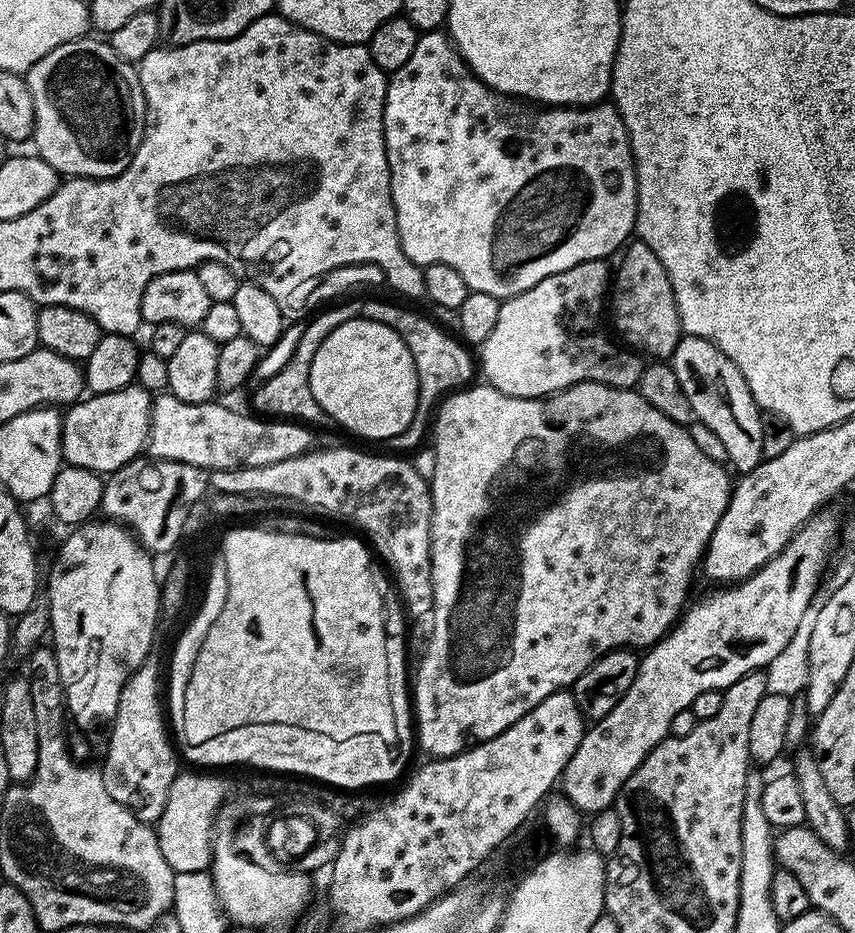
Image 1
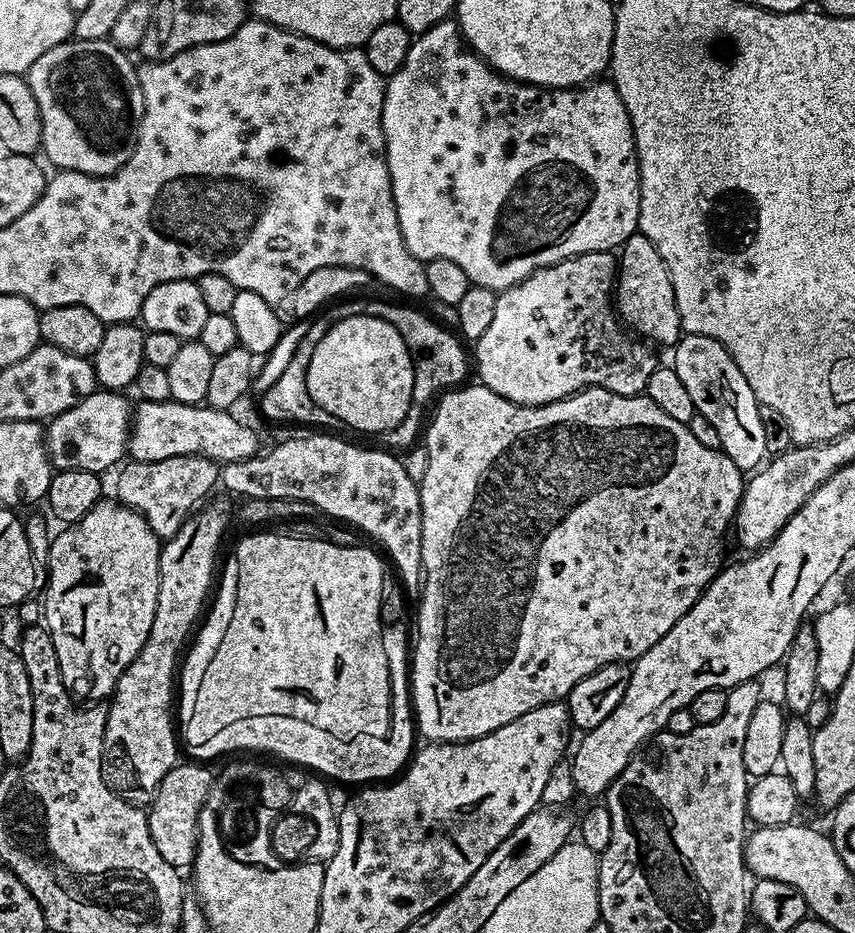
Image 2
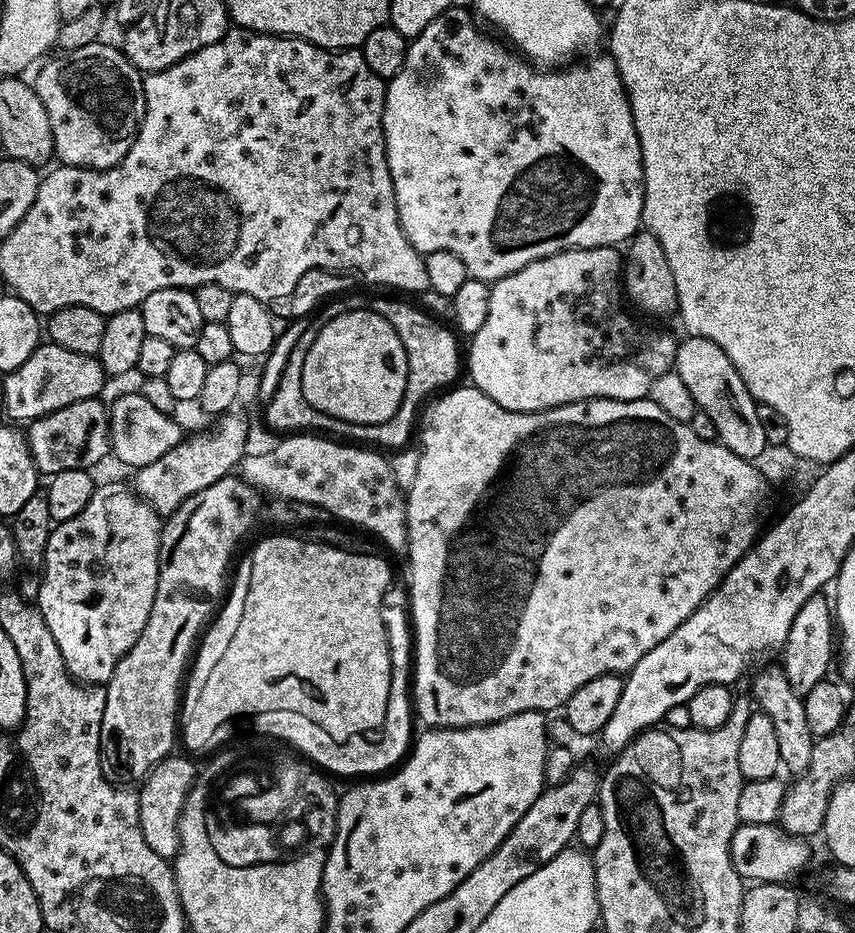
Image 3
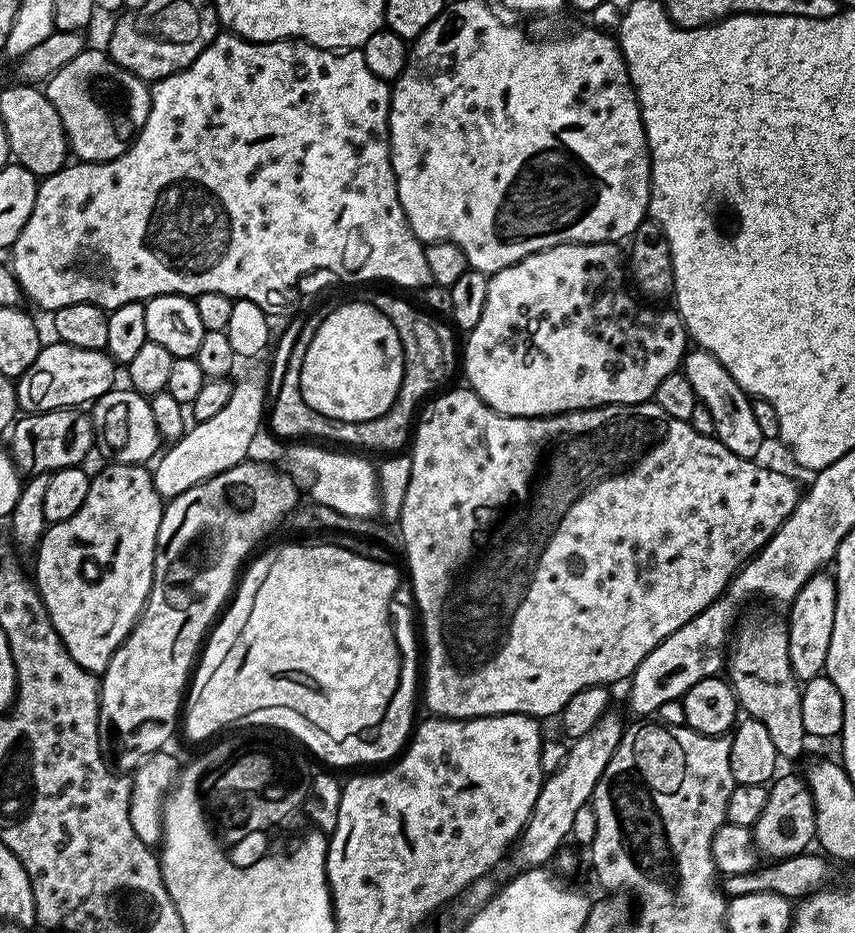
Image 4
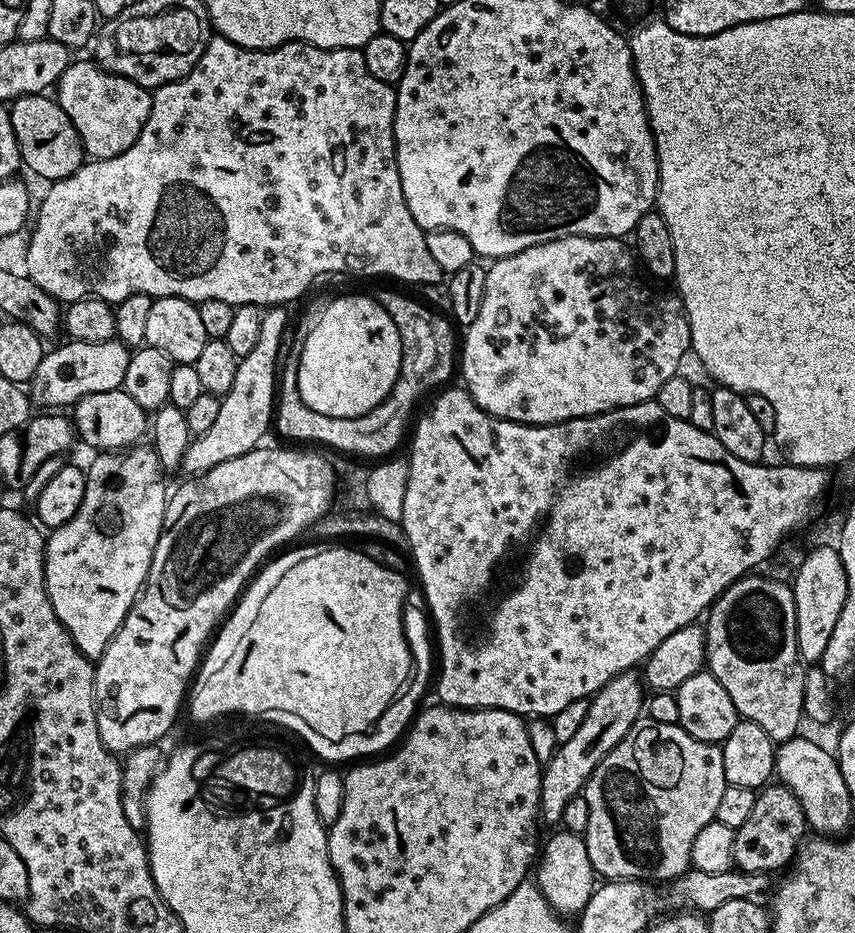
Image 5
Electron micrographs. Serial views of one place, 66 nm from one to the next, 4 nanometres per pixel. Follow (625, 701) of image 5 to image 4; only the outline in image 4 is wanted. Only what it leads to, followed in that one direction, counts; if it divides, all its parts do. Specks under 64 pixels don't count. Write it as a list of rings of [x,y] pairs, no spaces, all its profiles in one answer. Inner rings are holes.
[[[615,710],[605,712],[585,736],[571,741],[562,766],[545,775],[538,798],[534,802],[534,810],[510,852],[510,861],[512,860],[516,872],[545,867],[565,847],[566,841],[572,835],[574,817],[578,810],[582,810],[582,806],[590,803],[594,786],[598,786],[598,778],[602,778],[602,770],[606,770],[606,762],[610,762],[618,742],[624,737],[625,727],[626,721]]]

